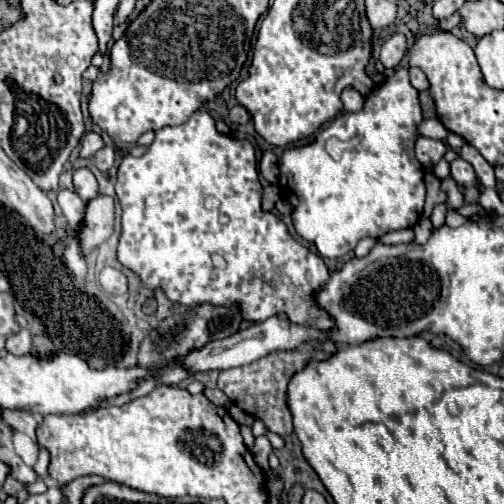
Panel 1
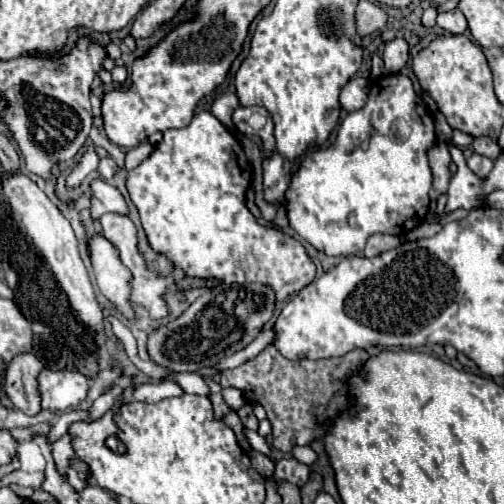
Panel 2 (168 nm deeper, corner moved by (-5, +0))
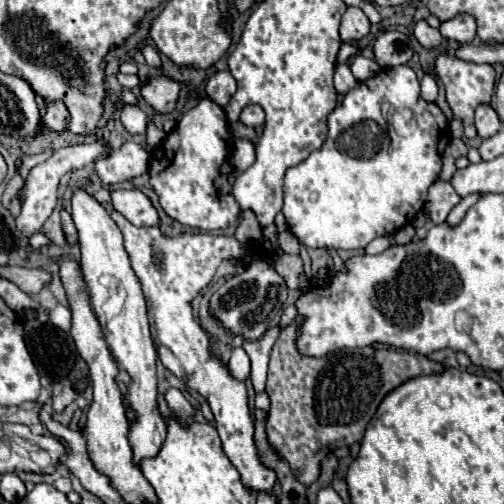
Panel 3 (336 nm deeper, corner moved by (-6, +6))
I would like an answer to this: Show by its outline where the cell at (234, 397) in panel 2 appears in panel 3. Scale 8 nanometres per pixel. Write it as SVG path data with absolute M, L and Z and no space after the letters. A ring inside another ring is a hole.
M234 348L232 352L232 358L228 362L228 370L230 374L240 380L240 382L246 382L248 380L248 374L250 374L250 360L248 360L248 354L242 350L242 348Z

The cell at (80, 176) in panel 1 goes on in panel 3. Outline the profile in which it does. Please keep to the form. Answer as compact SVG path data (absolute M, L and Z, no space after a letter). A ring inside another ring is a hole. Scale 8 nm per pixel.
M138 188L110 190L112 206L134 226L158 226L158 214Z

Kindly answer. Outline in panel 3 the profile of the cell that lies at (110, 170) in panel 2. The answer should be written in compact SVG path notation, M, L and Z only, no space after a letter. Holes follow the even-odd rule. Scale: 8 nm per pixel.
M126 142L120 148L112 150L110 156L96 160L94 170L104 184L116 186L134 176L144 174L148 170L148 162L150 162L150 154L142 146L134 142Z

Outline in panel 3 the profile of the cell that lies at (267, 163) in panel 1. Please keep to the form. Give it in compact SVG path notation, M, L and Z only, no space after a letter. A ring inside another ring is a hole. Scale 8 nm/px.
M246 106L240 114L240 122L246 126L262 126L264 124L264 110L260 106Z

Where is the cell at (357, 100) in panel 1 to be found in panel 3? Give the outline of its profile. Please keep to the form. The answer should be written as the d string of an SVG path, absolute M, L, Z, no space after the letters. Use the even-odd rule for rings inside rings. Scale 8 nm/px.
M338 64L336 74L334 74L334 86L338 94L346 94L358 86L358 80L354 78L352 70L348 64Z

